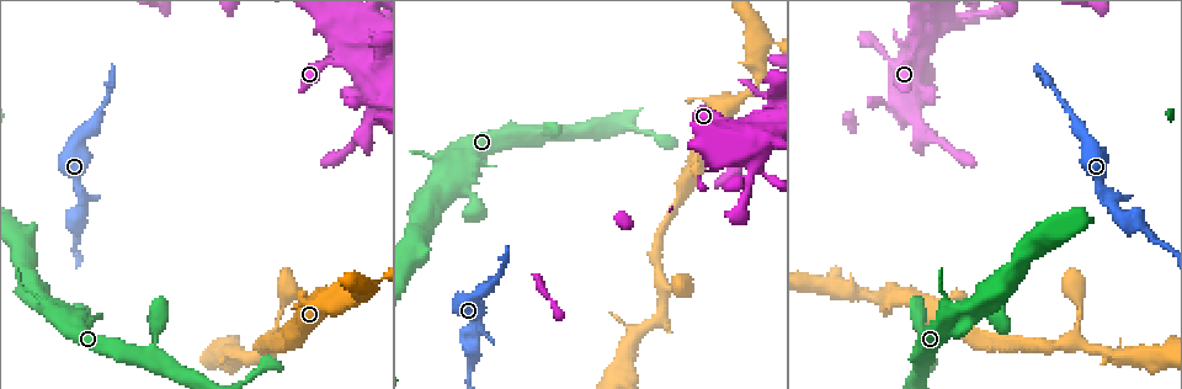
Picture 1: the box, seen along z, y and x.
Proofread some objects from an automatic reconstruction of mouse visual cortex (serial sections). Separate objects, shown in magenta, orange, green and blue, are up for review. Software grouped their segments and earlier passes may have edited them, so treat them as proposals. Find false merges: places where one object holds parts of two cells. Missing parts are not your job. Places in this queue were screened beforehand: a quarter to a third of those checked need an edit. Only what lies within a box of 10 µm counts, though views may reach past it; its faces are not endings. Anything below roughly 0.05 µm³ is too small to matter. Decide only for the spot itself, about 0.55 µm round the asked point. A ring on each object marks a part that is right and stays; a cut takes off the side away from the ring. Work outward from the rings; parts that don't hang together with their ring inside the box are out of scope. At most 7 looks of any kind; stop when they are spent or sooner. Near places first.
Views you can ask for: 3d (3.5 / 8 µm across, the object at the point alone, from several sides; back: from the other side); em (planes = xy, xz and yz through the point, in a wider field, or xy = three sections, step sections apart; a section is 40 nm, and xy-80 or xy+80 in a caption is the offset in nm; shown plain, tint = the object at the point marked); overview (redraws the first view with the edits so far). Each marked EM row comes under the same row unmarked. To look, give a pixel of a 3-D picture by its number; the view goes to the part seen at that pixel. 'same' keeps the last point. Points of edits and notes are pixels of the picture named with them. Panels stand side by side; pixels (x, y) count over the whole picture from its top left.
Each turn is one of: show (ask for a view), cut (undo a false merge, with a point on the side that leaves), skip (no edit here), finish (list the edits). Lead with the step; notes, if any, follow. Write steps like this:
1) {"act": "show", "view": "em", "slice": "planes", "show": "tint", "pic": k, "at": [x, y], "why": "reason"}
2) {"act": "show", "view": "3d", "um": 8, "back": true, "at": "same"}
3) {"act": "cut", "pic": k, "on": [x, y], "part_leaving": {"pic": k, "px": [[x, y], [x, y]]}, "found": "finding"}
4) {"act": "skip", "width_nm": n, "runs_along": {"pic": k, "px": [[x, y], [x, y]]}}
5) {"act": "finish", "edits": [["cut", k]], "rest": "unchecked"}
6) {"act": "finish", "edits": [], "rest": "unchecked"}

{"act": "show", "view": "em", "slice": "xy", "step": 2, "show": "tint", "pic": 1, "at": [325, 295], "why": "sharp bend"}

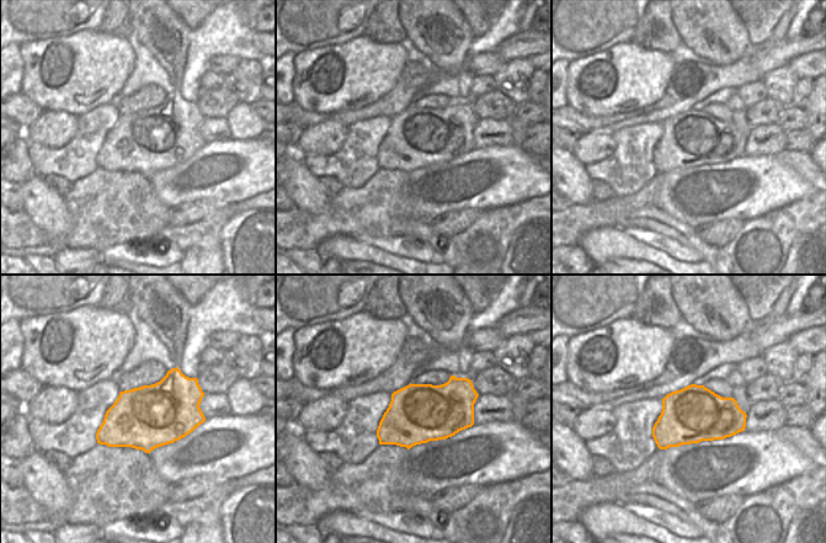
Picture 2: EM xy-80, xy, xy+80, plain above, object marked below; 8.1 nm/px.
{"act": "show", "view": "3d", "um": 3.5, "at": "same"}

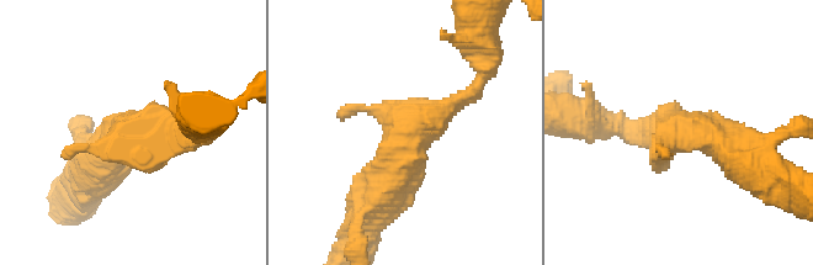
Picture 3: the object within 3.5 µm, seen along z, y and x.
{"act": "skip", "runs_along": {"pic": 3, "px": [[372, 205], [405, 136], [478, 85]]}, "found": "all the same cell"}

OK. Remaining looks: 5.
{"act": "show", "view": "3d", "um": 8, "pic": 1, "at": [360, 32], "why": "sharp bend"}

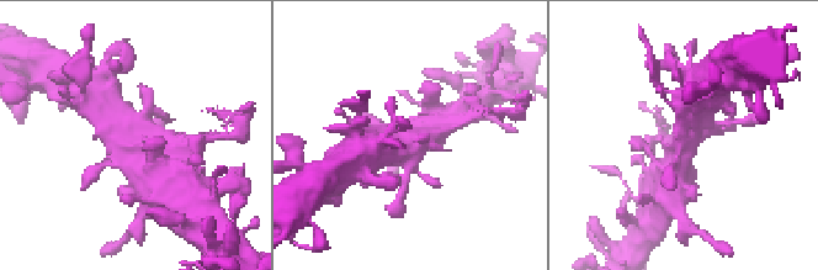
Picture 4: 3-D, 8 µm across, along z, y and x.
{"act": "show", "view": "3d", "um": 3.5, "at": "same"}

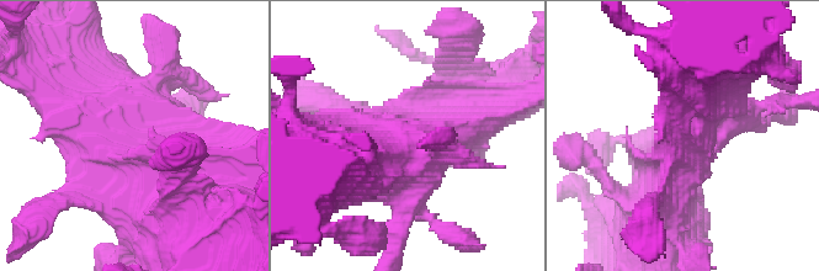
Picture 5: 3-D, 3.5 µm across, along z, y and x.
{"act": "show", "view": "em", "slice": "xy", "step": 5, "show": "tint", "pic": 5, "at": [132, 142]}

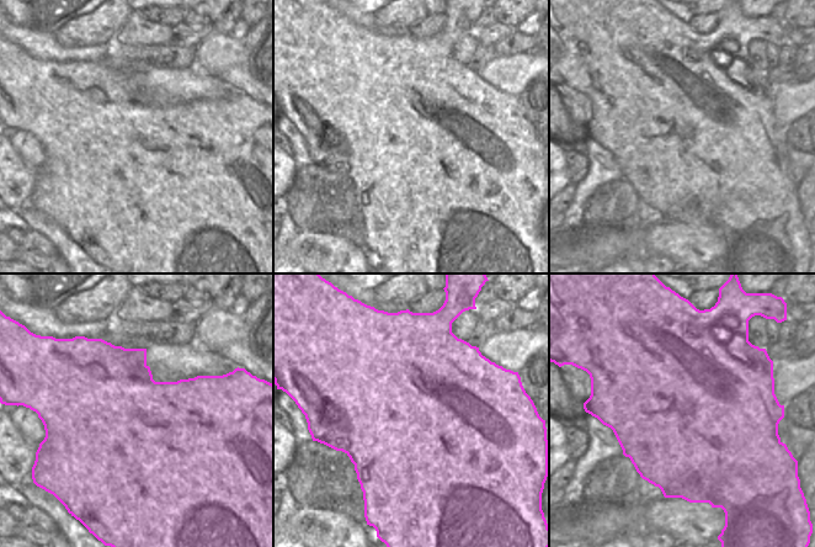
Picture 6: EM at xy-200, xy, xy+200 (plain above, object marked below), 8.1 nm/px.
{"act": "skip", "runs_along": {"pic": 5, "px": [[671, 198], [702, 116], [775, 101]]}, "found": "all the same cell"}

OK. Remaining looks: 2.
{"act": "finish", "edits": [], "rest": "unchecked"}

